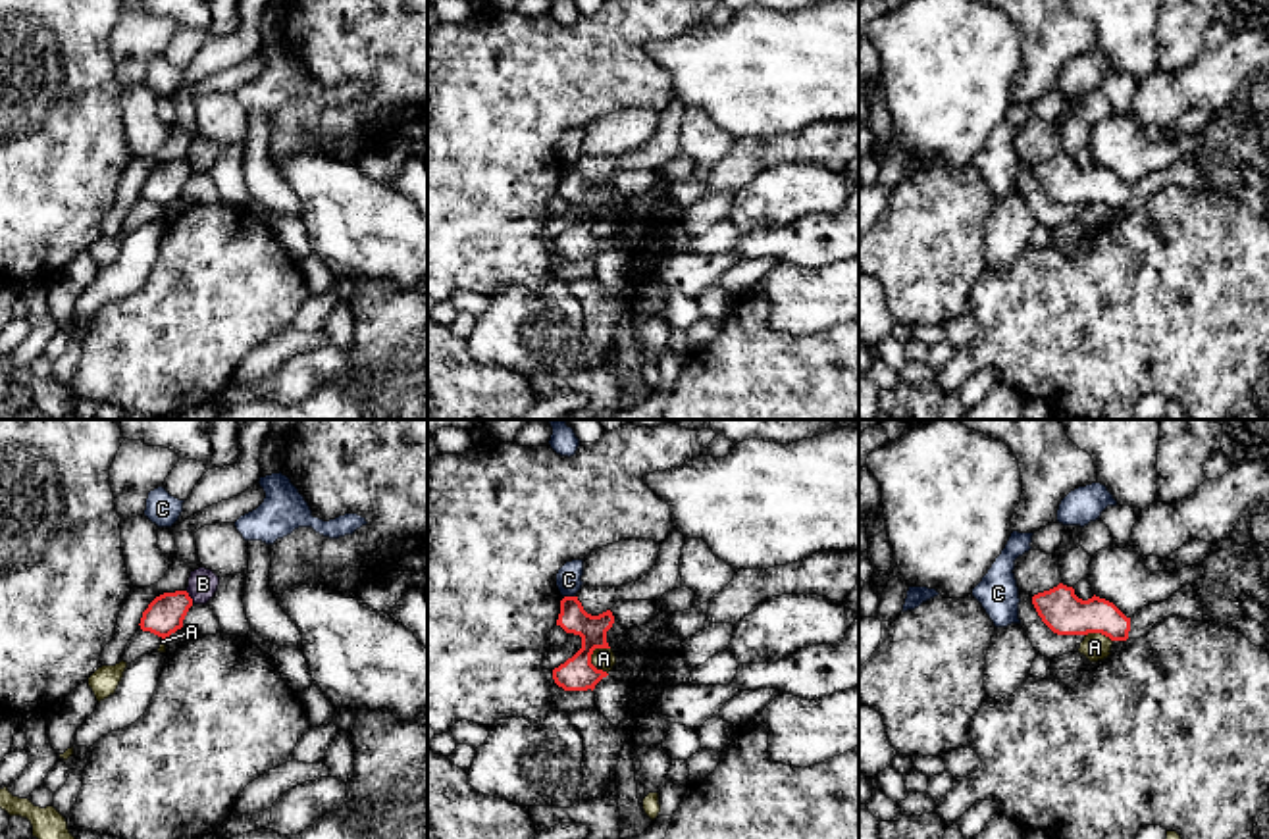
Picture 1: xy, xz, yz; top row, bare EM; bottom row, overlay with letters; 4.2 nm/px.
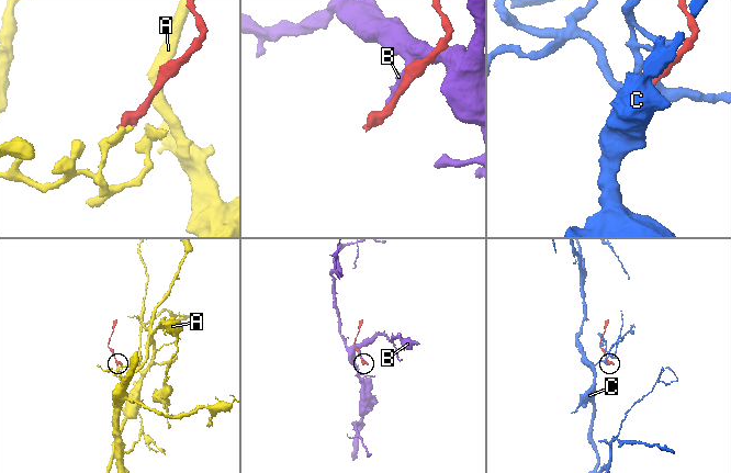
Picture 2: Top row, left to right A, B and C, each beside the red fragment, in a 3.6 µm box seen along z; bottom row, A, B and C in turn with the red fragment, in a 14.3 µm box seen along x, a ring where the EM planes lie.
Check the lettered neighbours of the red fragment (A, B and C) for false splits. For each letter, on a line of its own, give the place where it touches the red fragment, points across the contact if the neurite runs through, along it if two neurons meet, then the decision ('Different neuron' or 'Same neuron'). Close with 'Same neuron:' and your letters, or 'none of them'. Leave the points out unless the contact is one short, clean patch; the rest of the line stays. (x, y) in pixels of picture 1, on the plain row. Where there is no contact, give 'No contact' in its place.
A: Touches red at xz (590, 231). Boundary: xz (595, 216), (592, 231), (607, 243). Different neuron
B: Touches red at xy (189, 166). Different neuron
C: Touches red at xz (570, 166). Boundary: xz (565, 164), (574, 166). Different neuron
Same neuron: none of them

